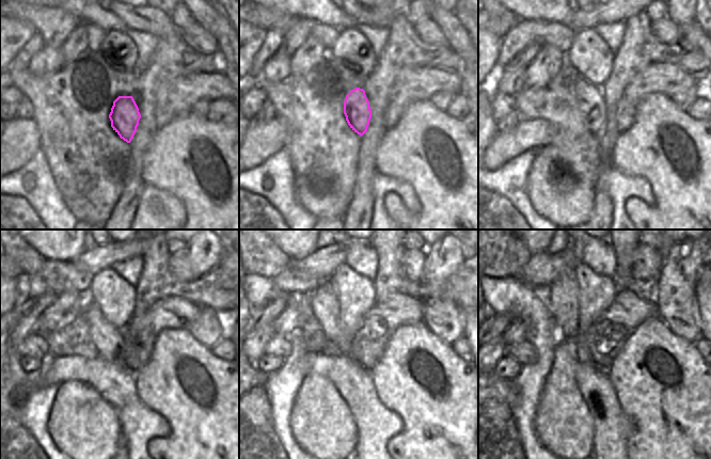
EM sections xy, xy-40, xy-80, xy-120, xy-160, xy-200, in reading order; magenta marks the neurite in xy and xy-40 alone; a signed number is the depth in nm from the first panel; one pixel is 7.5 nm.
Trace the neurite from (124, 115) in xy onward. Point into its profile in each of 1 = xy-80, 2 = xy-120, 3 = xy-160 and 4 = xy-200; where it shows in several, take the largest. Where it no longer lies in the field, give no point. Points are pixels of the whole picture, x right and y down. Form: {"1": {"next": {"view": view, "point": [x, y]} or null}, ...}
{"1": {"next": {"view": "xy-80", "point": [589, 98]}}, "2": {"next": {"view": "xy-120", "point": [108, 339]}}, "3": {"next": {"view": "xy-160", "point": [325, 304]}}, "4": {"next": {"view": "xy-200", "point": [563, 297]}}}

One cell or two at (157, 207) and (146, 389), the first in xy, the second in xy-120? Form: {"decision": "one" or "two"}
{"decision": "one"}

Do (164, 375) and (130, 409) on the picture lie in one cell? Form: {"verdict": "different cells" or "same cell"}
{"verdict": "different cells"}

